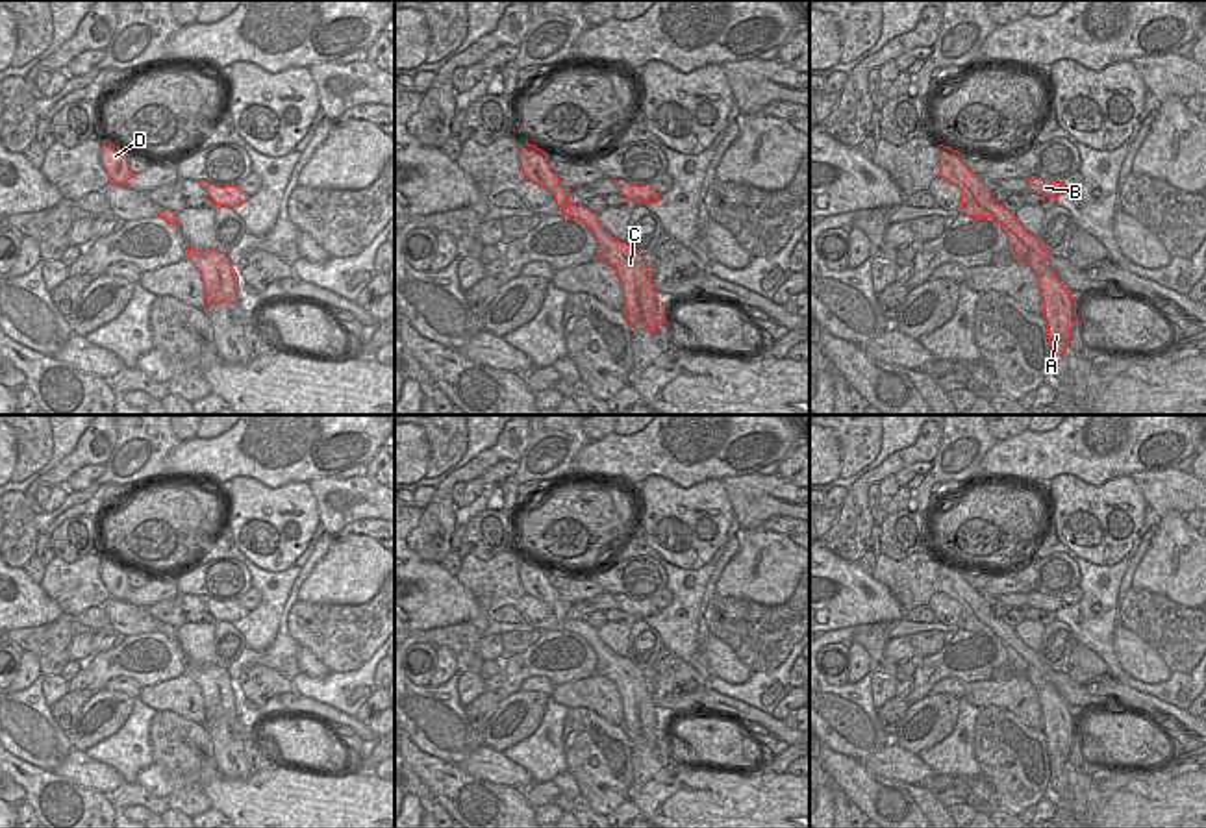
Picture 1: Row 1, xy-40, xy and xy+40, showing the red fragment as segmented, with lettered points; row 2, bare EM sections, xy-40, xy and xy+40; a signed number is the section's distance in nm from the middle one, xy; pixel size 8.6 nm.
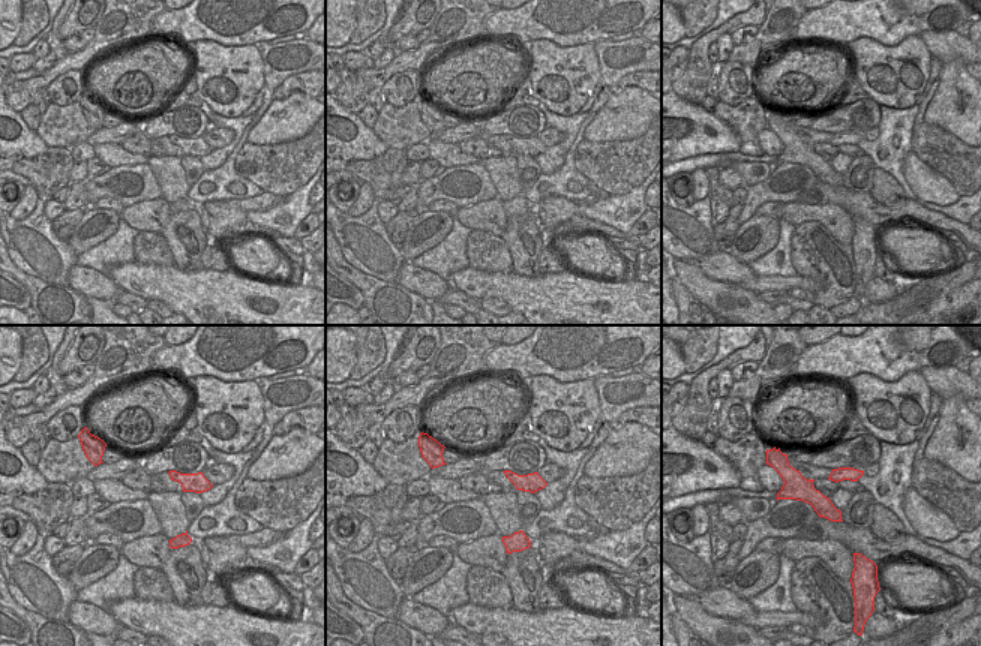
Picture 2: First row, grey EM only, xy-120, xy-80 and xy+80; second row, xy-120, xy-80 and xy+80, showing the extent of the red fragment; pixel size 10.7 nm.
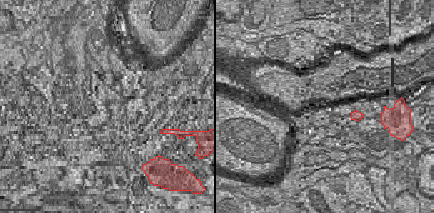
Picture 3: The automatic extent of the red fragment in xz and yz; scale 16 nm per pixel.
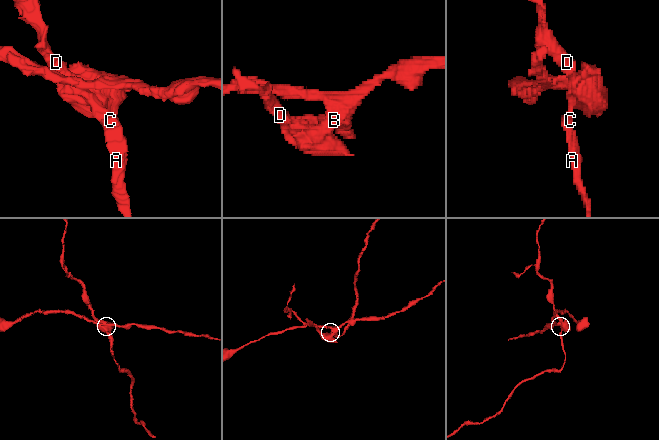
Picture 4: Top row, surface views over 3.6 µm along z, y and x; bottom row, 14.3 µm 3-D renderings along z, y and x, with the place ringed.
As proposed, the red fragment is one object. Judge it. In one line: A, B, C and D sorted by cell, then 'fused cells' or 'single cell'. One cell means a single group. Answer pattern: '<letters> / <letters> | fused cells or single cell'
A C D / B | fused cells

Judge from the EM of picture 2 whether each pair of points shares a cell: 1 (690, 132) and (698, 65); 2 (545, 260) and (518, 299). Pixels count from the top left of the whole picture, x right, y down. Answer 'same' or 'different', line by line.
1: different
2: different

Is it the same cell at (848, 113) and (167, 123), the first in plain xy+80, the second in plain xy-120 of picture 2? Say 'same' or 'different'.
same

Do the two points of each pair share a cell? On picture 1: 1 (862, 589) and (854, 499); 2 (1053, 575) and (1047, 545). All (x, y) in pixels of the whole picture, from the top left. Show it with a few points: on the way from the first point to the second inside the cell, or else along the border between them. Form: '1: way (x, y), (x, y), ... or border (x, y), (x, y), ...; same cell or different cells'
1: border (829, 549), (854, 562); different cells
2: border (1029, 556), (1067, 552), (1079, 567), (1079, 586); different cells

